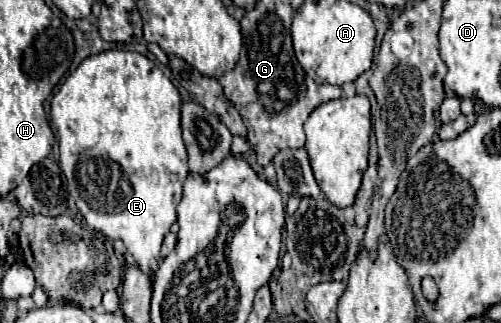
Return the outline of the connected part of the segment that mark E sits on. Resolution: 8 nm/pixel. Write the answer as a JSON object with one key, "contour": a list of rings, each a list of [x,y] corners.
{"contour":[[[126,49],[103,51],[103,53],[87,57],[65,79],[65,83],[59,87],[59,91],[55,93],[55,97],[51,101],[51,121],[53,121],[55,129],[57,129],[57,139],[59,139],[59,153],[61,153],[59,155],[59,165],[61,165],[63,173],[65,173],[65,177],[67,177],[67,189],[69,189],[71,197],[75,199],[77,209],[81,211],[81,215],[85,217],[85,221],[87,221],[87,225],[91,229],[101,231],[111,241],[121,239],[125,243],[127,251],[133,255],[135,265],[143,273],[147,273],[151,277],[151,285],[153,285],[155,271],[161,265],[159,249],[161,249],[163,237],[169,233],[169,227],[177,219],[175,207],[179,205],[179,201],[183,197],[183,183],[185,183],[185,179],[189,175],[189,169],[187,169],[187,151],[185,151],[185,145],[183,145],[183,139],[181,139],[181,99],[179,99],[179,91],[175,89],[175,85],[163,74],[163,71],[153,61],[149,61],[145,55]]]}

